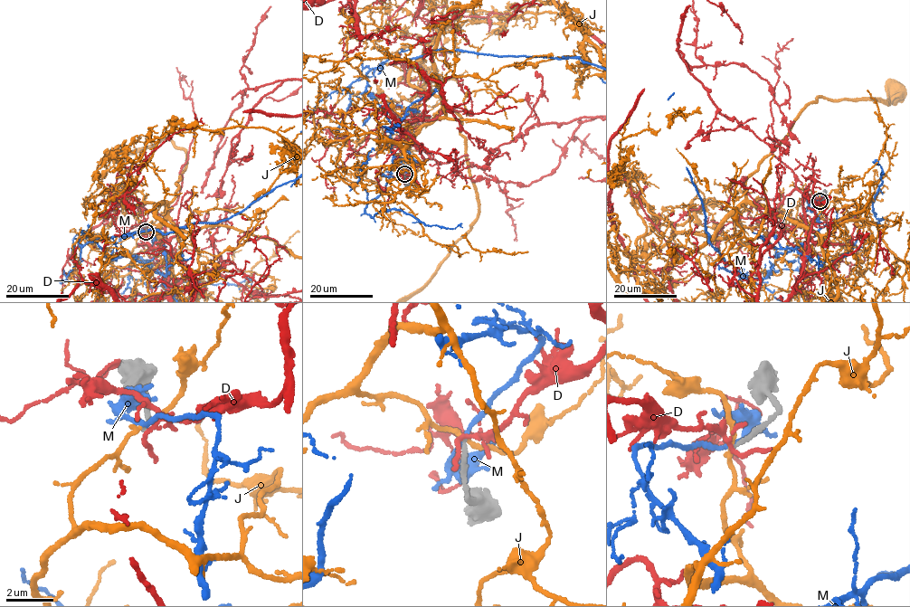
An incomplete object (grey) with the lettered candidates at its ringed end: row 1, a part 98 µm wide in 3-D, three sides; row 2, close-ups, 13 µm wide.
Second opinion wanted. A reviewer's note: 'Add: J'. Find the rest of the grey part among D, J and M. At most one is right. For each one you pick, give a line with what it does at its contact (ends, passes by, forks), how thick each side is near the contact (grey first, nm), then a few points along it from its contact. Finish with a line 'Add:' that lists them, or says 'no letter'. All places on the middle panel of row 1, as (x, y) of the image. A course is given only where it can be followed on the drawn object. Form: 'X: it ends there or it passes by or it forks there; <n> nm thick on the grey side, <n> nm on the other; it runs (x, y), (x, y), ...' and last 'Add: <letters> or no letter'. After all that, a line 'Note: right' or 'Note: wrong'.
Add: no letter
Note: wrong

